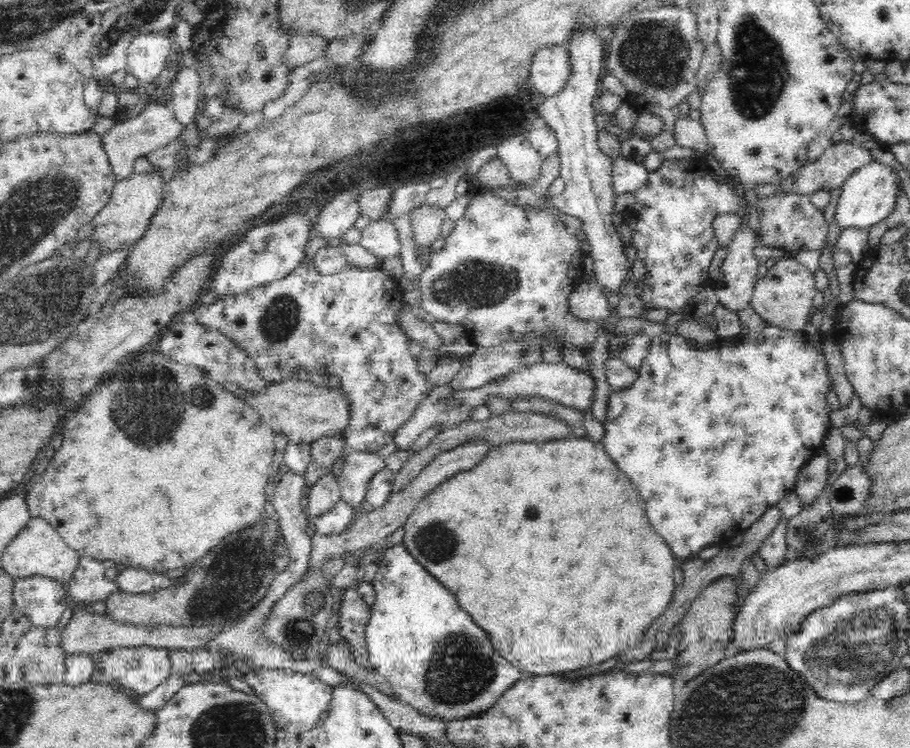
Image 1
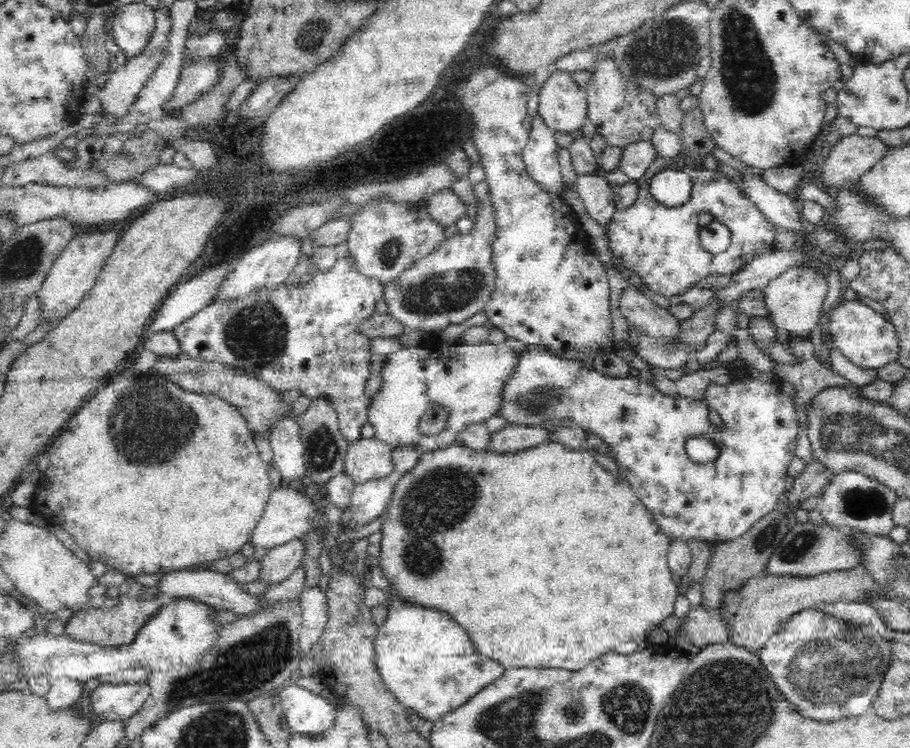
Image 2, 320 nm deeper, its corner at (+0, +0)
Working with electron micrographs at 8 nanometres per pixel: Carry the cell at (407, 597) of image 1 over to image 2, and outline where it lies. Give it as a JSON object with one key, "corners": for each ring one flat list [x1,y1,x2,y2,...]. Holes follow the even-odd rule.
{"corners":[[377,565,377,566,370,568,369,570,371,572,372,586,374,588,382,589,382,592,385,592,387,594,386,607,389,612,389,615,386,618,386,620,384,620,384,622,382,622,382,626,378,626,376,636,374,637,373,663,374,663,374,666,377,668,379,675,382,677,383,683,386,685,386,688,393,695,395,695,396,700,400,704,403,704,406,708,416,712,418,714,418,716,424,717,424,719,434,722,435,720,440,719,441,716,444,716,445,714,452,712,455,708,458,708,459,706,462,706,464,703,468,702,468,700,470,700,474,695,477,695,478,692,480,692,480,690,482,690,482,688,486,688,491,682,494,682,494,680,496,680,497,678,500,678,504,674,505,668,503,666,500,666,500,664,498,664,498,662,494,662,494,660,490,660,490,662,474,662,474,656,476,656,476,646,474,646,474,644,472,644,472,640,470,640,470,636,468,636,468,632,466,632,466,630,464,630,464,628,462,628,462,626,460,626,460,624,458,624,458,622,454,622,454,618,452,618,452,616,450,616,450,614,448,614,448,612,440,612,440,610,436,610,436,607,426,607,426,605,419,605,418,603,414,603,414,601,412,601,412,600,408,601,406,599,402,599,402,596,398,596,398,588,394,587,393,580,390,580,389,576,386,575,386,573,384,572,384,568,382,568,380,565],[460,658,464,658,464,660,460,660],[484,664,486,664,486,666,488,666,488,672,486,672,486,670,484,670,484,668,482,668,482,666,484,666],[490,666,492,666,492,668,490,668],[460,668,462,668,462,670,460,670],[480,668,482,668,482,670,480,670],[460,672,462,672,462,674,460,674],[480,672,486,672,486,674,492,674,492,676,482,676,482,674,480,674]]}

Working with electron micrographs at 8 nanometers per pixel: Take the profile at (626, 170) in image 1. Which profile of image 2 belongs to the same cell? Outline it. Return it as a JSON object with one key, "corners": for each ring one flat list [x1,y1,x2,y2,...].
{"corners":[[651,141,633,142,623,148,619,168,632,182,636,182,644,176,644,172,656,157]]}

